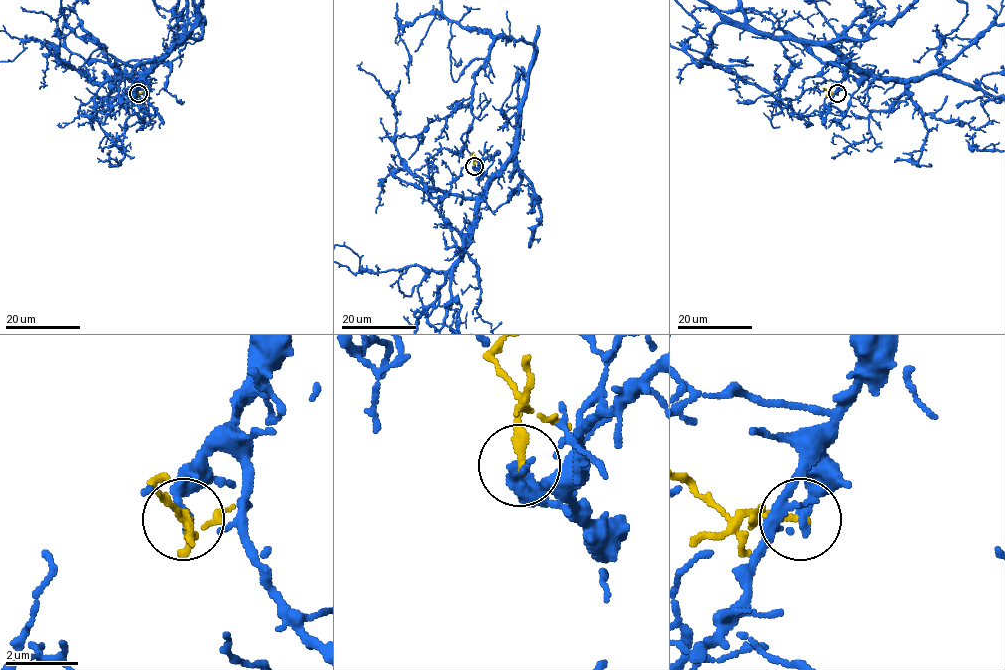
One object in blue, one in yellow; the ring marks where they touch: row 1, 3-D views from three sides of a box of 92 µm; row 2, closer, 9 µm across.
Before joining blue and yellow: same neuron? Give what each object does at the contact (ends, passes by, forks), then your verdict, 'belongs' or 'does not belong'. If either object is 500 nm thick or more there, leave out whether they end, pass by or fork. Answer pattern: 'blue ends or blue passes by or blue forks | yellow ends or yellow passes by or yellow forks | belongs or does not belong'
blue ends | yellow ends | belongs

